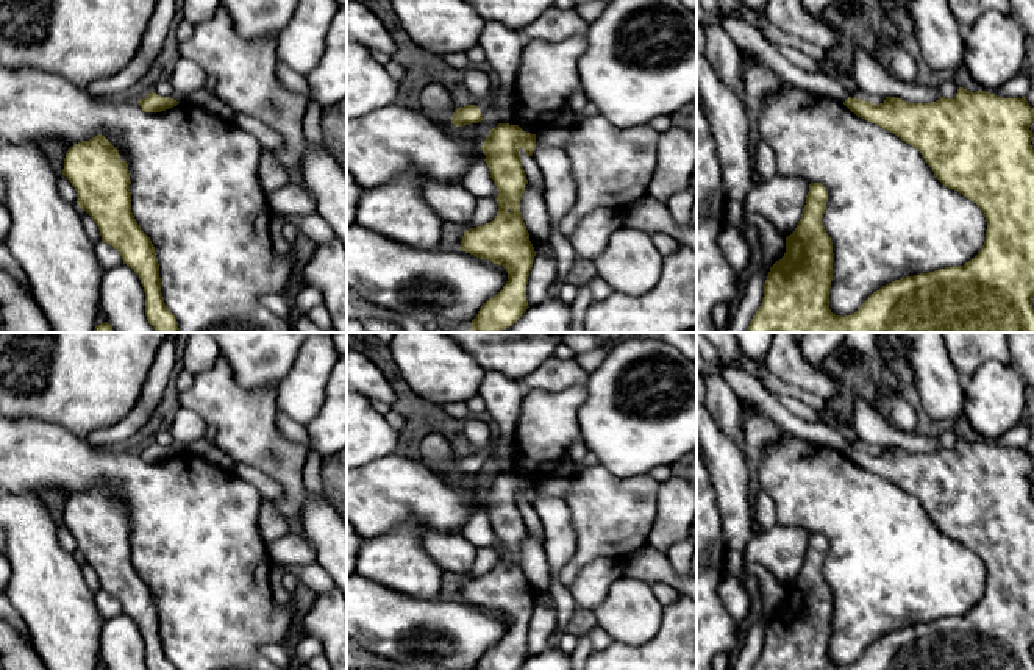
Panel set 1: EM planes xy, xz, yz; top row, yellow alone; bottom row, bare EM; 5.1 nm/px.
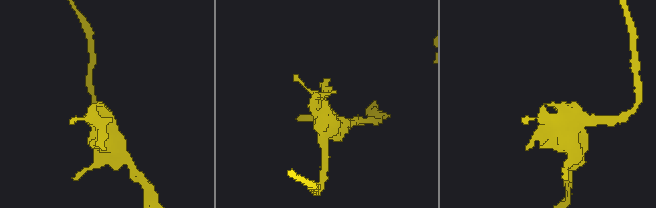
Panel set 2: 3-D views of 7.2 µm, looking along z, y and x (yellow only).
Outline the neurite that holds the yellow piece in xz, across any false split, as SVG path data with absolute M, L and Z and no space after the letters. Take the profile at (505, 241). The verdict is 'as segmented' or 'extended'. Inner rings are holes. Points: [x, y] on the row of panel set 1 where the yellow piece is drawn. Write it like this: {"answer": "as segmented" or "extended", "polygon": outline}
{"answer": "as segmented", "polygon": "M498 123L481 145L498 197L498 212L492 222L469 228L459 250L480 259L503 266L508 281L490 300L483 303L472 320L472 333L498 333L512 326L529 308L526 284L536 256L520 212L522 194L528 184L520 151L533 156L536 134L519 125Z"}

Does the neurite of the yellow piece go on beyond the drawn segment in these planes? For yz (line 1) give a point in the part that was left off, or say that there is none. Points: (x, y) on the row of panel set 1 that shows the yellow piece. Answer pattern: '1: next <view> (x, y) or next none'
1: next none

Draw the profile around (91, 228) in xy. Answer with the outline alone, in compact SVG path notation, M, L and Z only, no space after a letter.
M81 208L78 211L80 211L80 217L81 217L81 223L84 226L84 231L87 233L89 239L97 245L102 241L100 230L97 226L97 223Z

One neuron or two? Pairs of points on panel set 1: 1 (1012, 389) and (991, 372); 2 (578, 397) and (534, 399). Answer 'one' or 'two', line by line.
1: one
2: one

